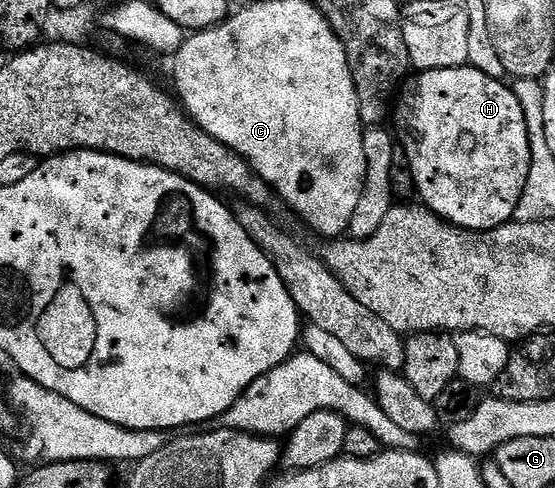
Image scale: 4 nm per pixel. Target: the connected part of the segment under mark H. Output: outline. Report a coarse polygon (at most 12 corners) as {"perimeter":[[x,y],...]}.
{"perimeter":[[467,65],[399,88],[419,202],[467,231],[513,222],[526,113]]}

